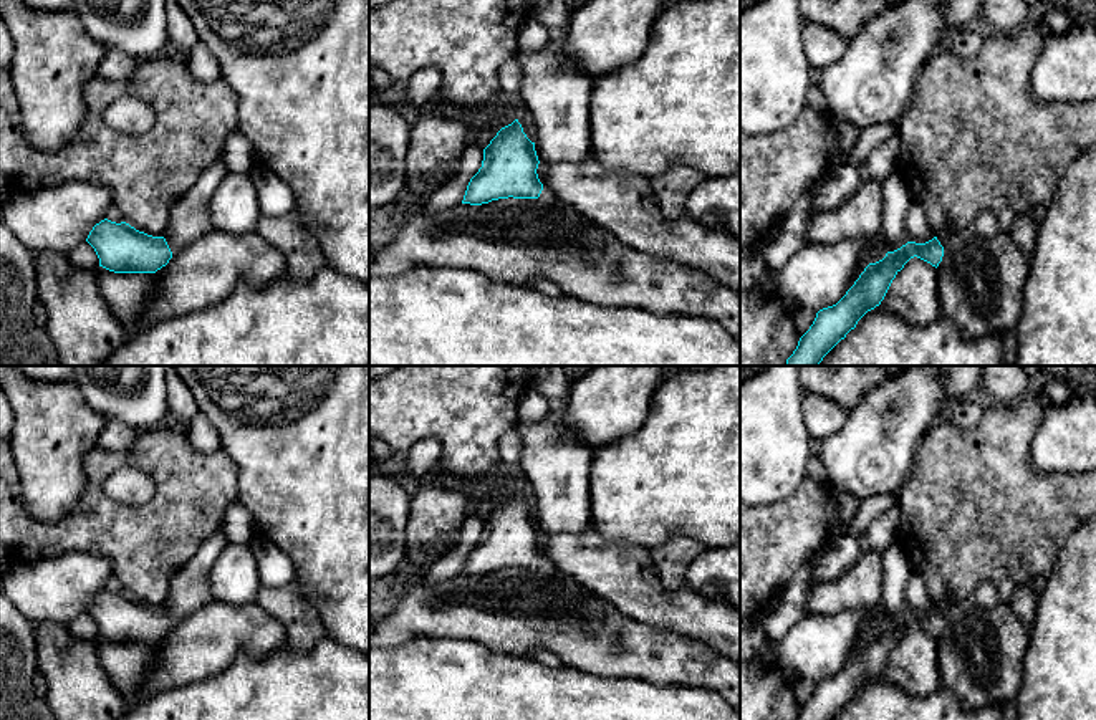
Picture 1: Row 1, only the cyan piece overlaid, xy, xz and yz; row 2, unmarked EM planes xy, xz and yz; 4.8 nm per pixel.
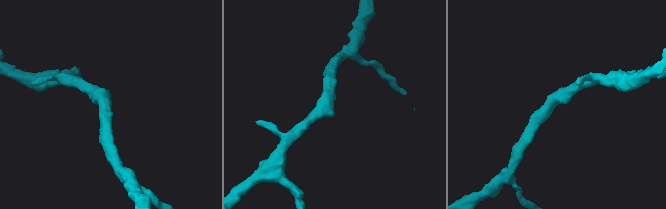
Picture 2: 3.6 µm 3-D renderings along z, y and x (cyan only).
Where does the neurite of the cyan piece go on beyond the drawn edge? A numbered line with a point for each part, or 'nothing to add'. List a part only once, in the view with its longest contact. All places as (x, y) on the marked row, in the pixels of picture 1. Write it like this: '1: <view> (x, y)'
1: xy (189, 219)

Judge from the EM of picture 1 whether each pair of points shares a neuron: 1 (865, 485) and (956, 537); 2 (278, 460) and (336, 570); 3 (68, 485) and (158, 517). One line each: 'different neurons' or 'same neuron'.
1: different neurons
2: same neuron
3: different neurons

